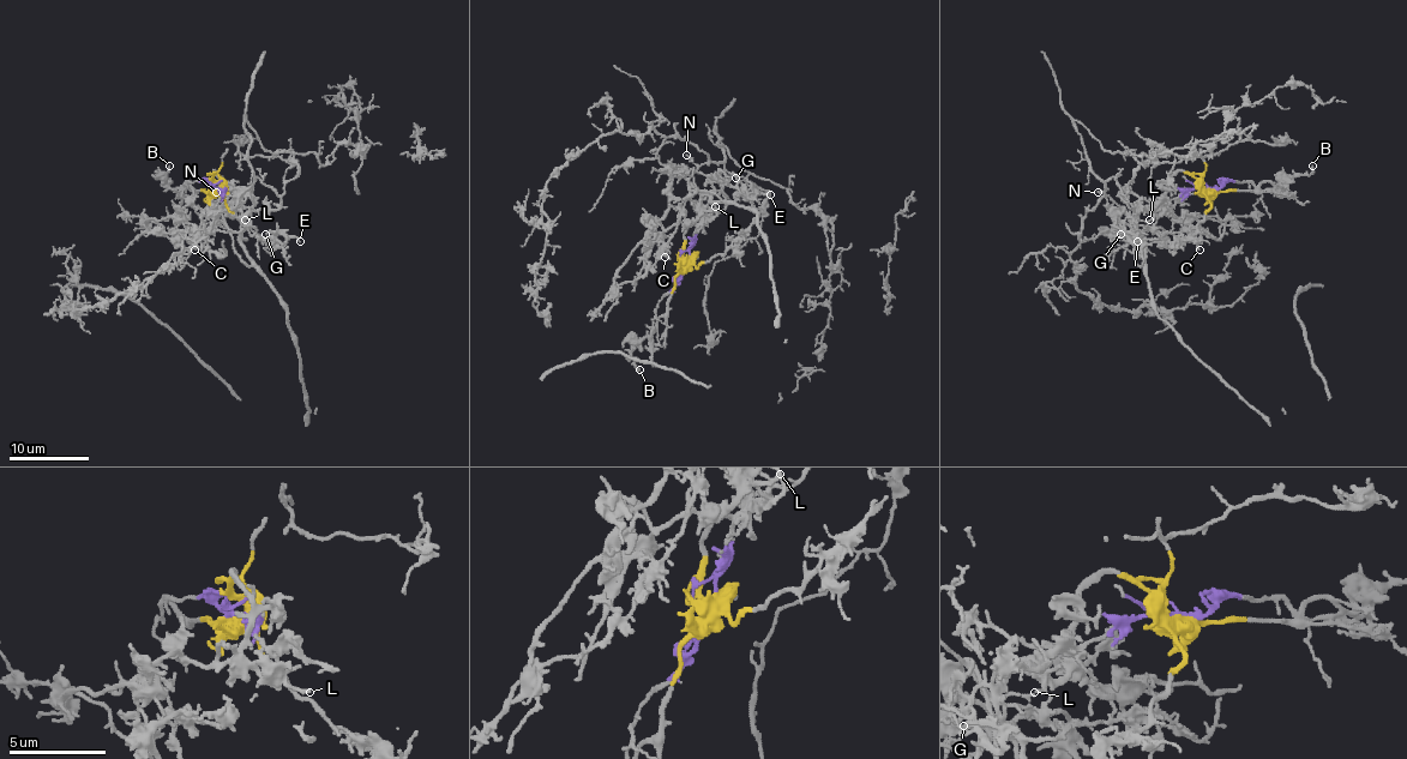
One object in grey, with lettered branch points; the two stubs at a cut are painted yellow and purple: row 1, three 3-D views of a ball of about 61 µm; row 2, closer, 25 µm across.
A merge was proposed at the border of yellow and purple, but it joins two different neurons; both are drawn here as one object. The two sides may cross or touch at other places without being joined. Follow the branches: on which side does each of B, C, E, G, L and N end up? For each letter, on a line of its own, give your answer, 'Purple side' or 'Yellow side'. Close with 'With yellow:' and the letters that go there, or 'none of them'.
B: Yellow side
C: Purple side
E: Yellow side
G: Yellow side
L: Yellow side
N: Purple side
With yellow: B, E, G, L

